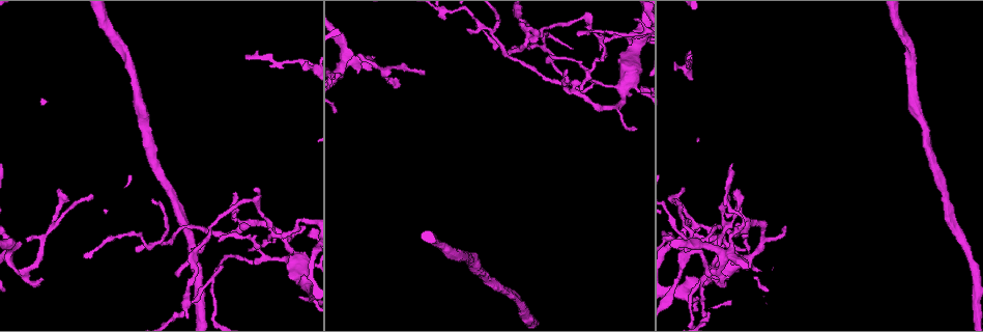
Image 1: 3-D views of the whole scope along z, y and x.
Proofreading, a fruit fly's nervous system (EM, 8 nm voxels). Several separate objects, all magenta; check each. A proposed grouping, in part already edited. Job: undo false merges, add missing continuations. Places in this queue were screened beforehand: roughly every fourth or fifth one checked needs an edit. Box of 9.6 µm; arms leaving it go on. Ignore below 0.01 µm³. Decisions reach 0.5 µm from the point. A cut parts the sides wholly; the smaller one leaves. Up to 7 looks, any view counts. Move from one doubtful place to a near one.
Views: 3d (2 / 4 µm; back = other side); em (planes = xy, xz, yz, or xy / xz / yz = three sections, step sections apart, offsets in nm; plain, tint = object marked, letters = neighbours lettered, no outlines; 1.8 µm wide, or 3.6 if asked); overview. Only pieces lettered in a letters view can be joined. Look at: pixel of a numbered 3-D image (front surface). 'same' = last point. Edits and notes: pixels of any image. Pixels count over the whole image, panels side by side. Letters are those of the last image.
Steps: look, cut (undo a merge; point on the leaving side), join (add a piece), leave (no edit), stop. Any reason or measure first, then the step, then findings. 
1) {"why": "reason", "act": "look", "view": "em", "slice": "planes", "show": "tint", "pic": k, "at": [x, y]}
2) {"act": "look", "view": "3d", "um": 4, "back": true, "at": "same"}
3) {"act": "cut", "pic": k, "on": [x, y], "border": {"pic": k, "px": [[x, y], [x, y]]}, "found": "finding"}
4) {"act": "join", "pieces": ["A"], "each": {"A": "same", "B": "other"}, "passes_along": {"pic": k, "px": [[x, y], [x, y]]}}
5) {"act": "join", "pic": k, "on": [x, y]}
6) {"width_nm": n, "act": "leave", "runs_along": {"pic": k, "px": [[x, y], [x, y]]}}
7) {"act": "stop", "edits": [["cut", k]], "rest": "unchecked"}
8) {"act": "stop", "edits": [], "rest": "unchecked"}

{"why": "thin end", "act": "look", "view": "3d", "um": 4, "pic": 1, "at": [26, 240]}

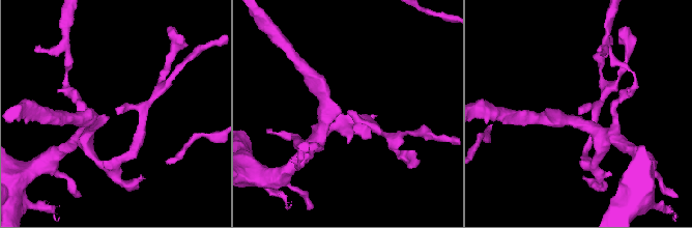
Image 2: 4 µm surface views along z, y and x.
{"act": "look", "view": "em", "slice": "xz", "step": 8, "show": "letters", "pic": 2, "at": [579, 113]}

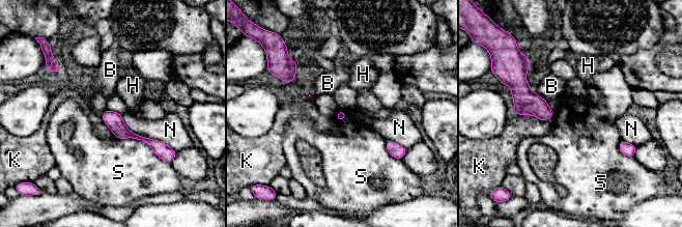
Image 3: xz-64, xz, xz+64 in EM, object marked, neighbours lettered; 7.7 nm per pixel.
{"act": "leave", "each": {"B": "other", "H": "other", "K": "other", "N": "other", "S": "other"}, "runs_along": {"pic": 3, "px": [[106, 113], [125, 133], [161, 148]]}, "found": "no lettered piece goes on from it"}

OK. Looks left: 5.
{"why": "three-way junction", "act": "look", "view": "3d", "um": 4, "pic": 1, "at": [747, 225]}

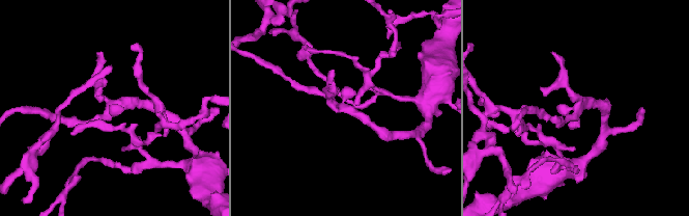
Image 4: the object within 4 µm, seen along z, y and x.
{"arms": 3, "act": "look", "view": "em", "slice": "planes", "show": "letters", "pic": 4, "at": [344, 108]}

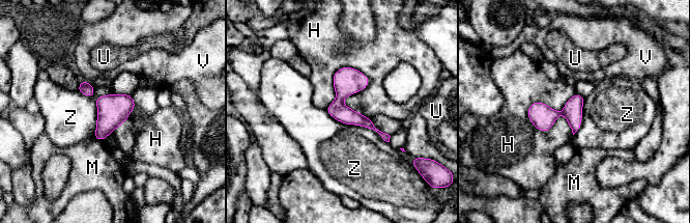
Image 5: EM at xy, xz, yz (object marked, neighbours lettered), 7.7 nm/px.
{"width_nm": 140, "act": "leave", "each": {"H": "other", "M": "other", "U": "other", "V": "other", "Z": "other"}, "found": "continuous, no second neuron"}

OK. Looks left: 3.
{"why": "thin neck", "act": "look", "view": "em", "slice": "planes", "show": "letters", "pic": 1, "at": [623, 87]}

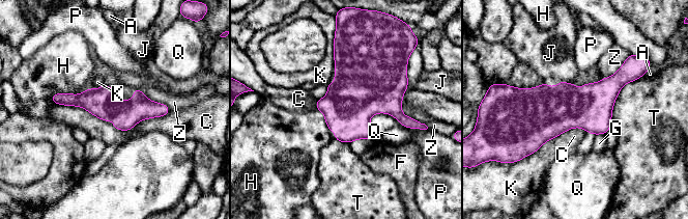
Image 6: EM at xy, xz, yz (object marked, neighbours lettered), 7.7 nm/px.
{"act": "leave", "each": {"A": "other", "C": "other", "F": "other", "G": "other", "H": "other", "J": "other", "K": "other", "P": "other", "Q": "other", "T": "other", "Z": "other"}, "border": {"pic": 6, "px": [[170, 110], [127, 130], [111, 125]]}, "found": "one neuron here"}

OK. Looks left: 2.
{"act": "stop", "edits": [], "rest": "unchecked"}

